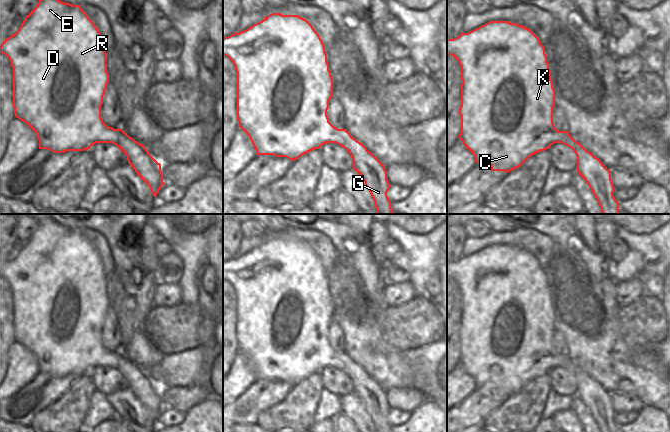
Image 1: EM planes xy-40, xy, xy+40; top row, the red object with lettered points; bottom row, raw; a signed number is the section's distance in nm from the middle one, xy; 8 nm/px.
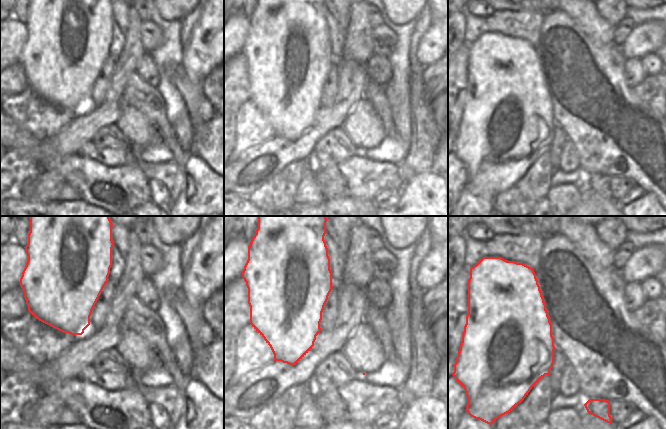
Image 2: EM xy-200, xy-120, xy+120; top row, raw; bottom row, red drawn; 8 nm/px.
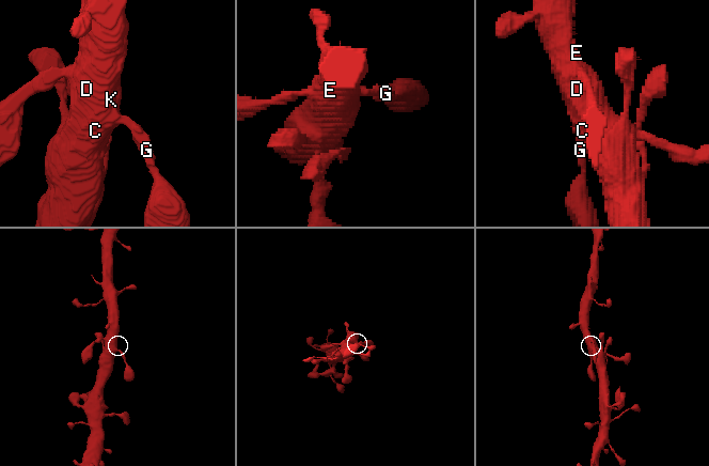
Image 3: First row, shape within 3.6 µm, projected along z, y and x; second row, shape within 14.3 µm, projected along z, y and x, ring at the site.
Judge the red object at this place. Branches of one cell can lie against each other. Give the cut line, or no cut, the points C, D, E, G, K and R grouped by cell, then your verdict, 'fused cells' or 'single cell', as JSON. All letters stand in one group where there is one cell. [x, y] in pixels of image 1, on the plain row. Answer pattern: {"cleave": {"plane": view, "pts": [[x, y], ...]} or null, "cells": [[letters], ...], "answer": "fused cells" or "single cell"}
{"cleave": null, "cells": [["C", "D", "E", "G", "K", "R"]], "answer": "single cell"}

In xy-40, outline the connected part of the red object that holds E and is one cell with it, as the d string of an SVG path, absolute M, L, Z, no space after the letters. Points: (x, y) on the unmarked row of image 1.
M51 218L39 223L37 230L25 241L19 254L3 265L0 277L9 282L13 292L15 341L26 347L37 358L39 373L64 377L84 375L96 367L112 367L127 380L128 387L149 410L153 420L157 420L165 408L161 388L149 378L145 369L138 367L122 353L108 351L101 342L103 320L109 306L107 277L99 254L81 229L64 227Z

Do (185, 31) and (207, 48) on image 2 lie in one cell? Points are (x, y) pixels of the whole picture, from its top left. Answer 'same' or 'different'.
different

